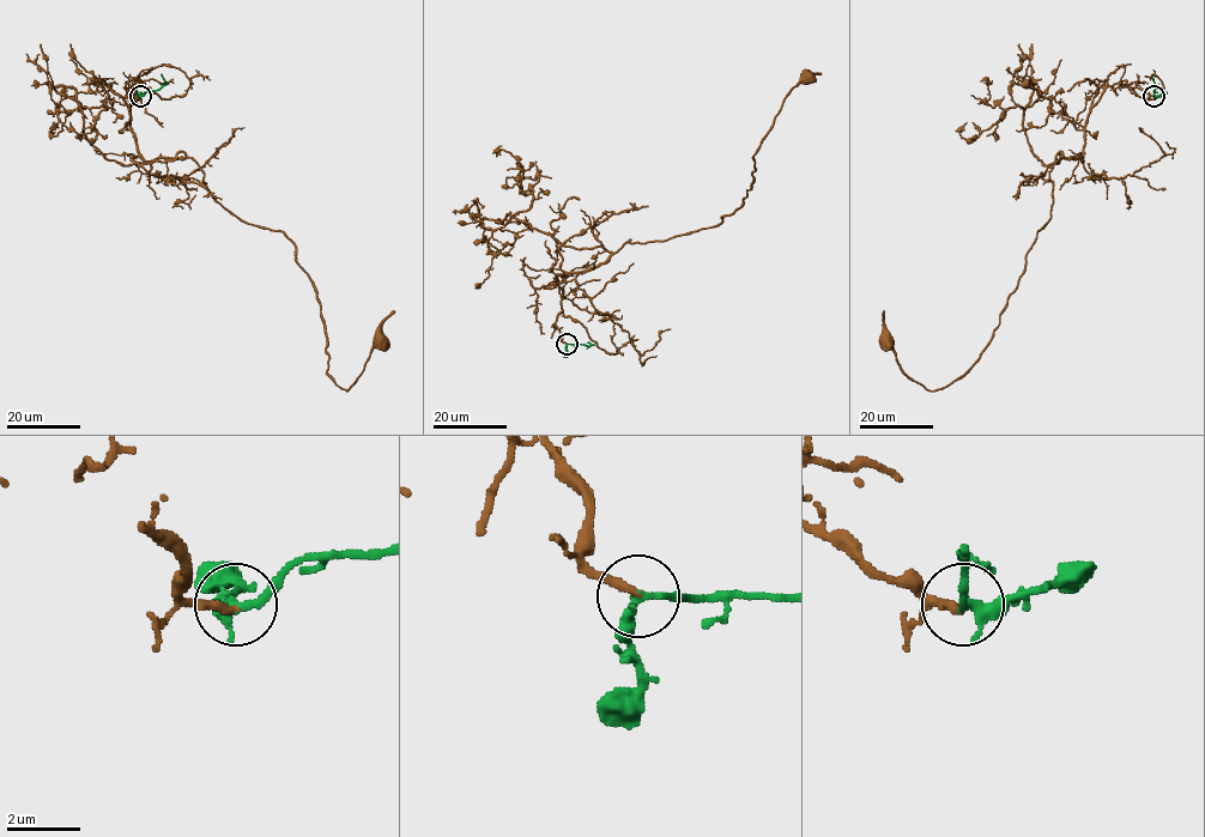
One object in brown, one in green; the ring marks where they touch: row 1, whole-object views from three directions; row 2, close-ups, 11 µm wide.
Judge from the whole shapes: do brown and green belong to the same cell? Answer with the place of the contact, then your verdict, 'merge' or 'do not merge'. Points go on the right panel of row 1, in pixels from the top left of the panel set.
(1154, 96) | merge

